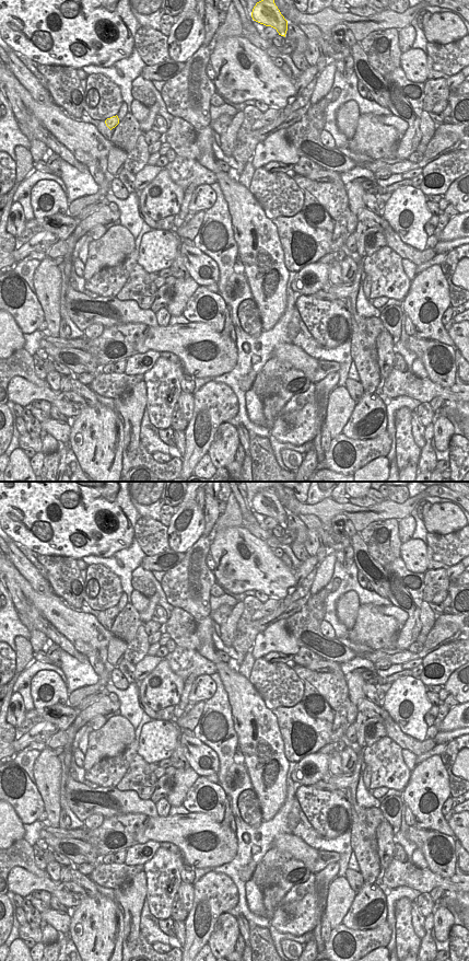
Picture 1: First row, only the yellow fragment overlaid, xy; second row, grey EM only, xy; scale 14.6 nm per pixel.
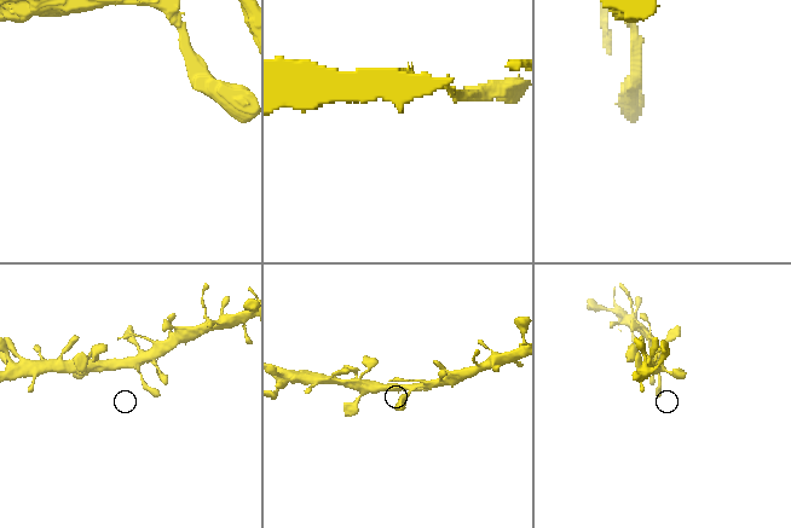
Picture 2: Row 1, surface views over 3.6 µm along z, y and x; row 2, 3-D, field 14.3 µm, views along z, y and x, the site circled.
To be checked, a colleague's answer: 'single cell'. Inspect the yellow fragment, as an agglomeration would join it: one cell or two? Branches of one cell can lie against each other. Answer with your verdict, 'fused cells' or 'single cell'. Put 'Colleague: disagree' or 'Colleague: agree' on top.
Colleague: agree
single cell

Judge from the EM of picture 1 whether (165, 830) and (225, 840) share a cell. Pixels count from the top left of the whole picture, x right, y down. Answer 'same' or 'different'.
same

